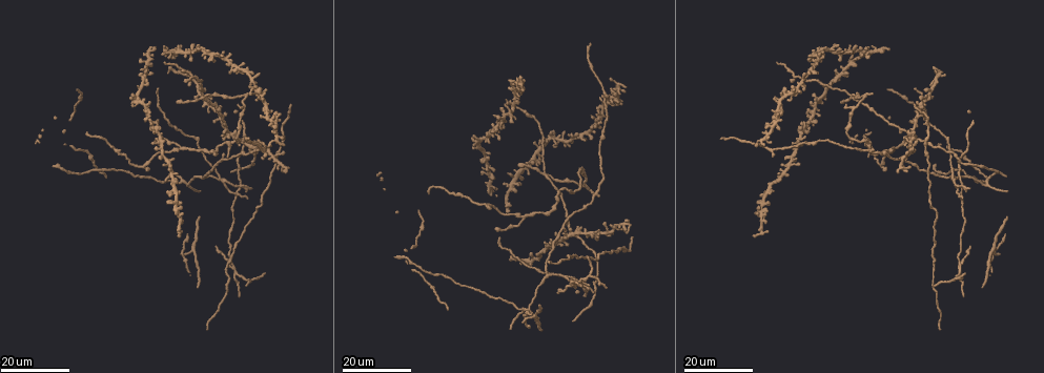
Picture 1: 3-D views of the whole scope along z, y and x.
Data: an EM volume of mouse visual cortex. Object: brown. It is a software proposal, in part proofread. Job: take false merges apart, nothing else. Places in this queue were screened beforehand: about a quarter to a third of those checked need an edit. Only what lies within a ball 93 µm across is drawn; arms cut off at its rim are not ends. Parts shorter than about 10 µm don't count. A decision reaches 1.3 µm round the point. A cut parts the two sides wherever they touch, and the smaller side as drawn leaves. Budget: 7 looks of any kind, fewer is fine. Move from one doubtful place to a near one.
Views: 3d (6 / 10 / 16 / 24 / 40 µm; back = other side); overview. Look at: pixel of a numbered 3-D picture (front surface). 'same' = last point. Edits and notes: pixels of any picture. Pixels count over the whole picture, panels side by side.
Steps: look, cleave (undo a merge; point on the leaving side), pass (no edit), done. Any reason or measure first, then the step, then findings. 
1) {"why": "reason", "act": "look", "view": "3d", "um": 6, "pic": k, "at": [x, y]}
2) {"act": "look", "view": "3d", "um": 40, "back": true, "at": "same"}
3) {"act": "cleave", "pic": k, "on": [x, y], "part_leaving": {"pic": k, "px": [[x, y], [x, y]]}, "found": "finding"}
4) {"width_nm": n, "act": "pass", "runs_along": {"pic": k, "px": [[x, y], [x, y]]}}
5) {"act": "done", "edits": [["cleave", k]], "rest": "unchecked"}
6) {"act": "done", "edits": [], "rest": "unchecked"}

{"why": "branch point", "act": "look", "view": "3d", "um": 24, "pic": 1, "at": [219, 178]}

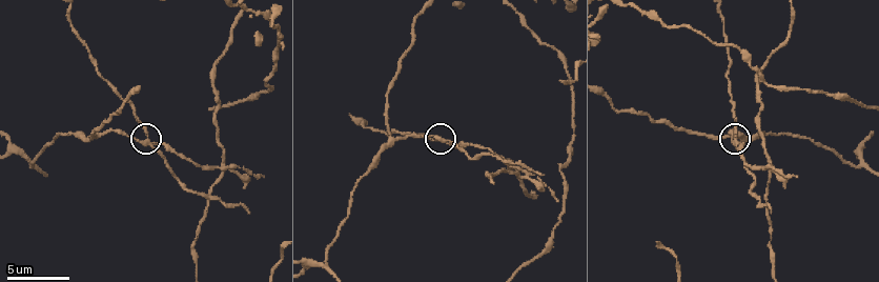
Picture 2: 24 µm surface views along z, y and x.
{"why": "zoom in", "act": "look", "view": "3d", "um": 10, "pic": 2, "at": [147, 144]}

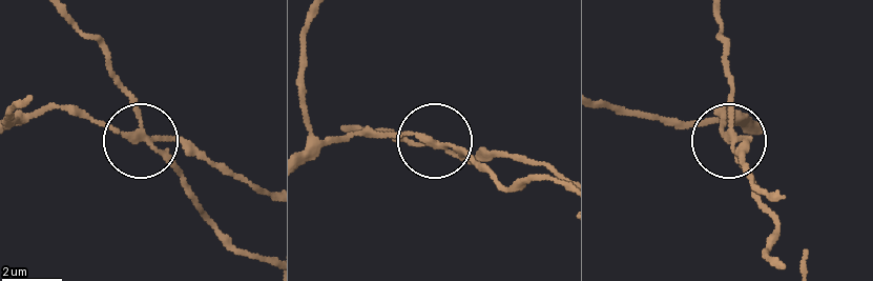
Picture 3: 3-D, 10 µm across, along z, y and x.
{"arms": 3, "act": "cleave", "pic": 3, "on": [125, 87], "found": "a second neuron is stuck on"}

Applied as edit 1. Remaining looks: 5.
{"why": "sudden change in width", "act": "look", "view": "3d", "um": 24, "pic": 1, "at": [959, 244]}

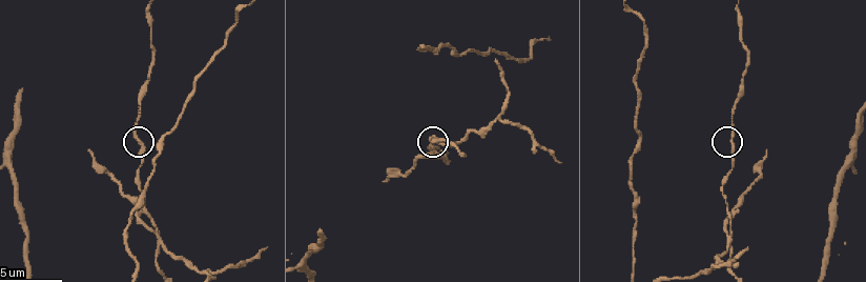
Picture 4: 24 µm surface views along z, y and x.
{"why": "zoom in", "act": "look", "view": "3d", "um": 6, "pic": 4, "at": [734, 134]}

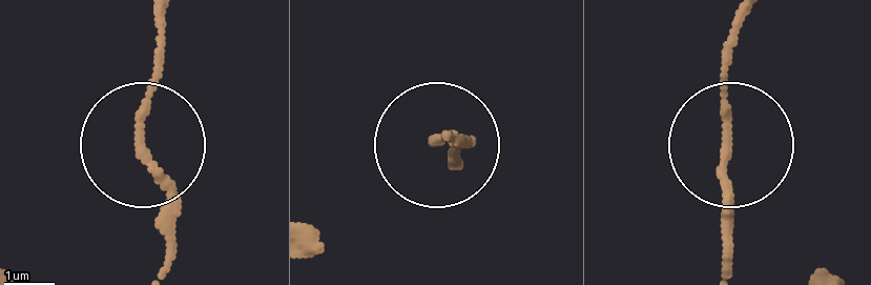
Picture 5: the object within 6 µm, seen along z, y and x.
{"act": "pass", "runs_along": {"pic": 5, "px": [[164, 16], [140, 141], [164, 204], [164, 267]]}, "found": "all the same neuron"}

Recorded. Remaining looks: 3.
{"why": "four-way junction", "act": "look", "view": "3d", "um": 16, "pic": 2, "at": [518, 173]}

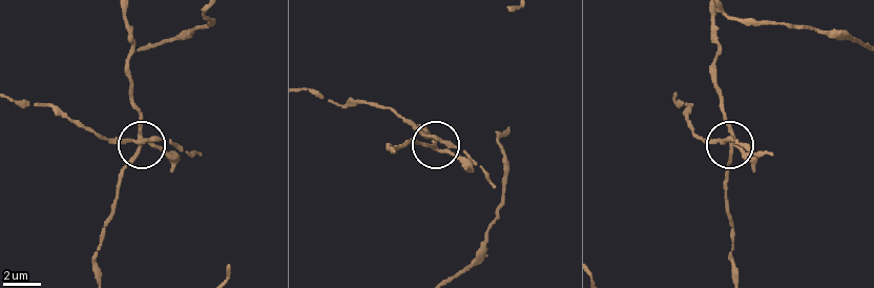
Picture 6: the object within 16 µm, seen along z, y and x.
{"act": "pass", "runs_along": {"pic": 6, "px": [[14, 98], [56, 106], [103, 136], [139, 142], [119, 179]]}, "found": "all the same neuron"}

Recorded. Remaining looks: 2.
{"why": "four or more arms meet", "act": "look", "view": "3d", "um": 24, "pic": 1, "at": [231, 137]}

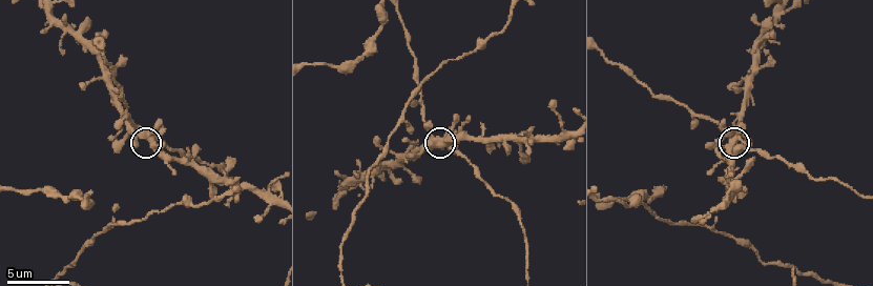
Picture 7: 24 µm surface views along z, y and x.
{"act": "look", "view": "3d", "um": 10, "pic": 7, "at": [445, 139]}

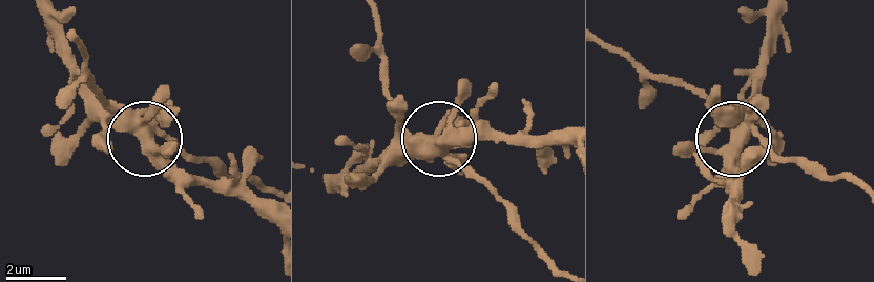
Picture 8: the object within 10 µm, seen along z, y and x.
{"side_arm_um": 81, "act": "pass", "found": "continuous, no second neuron"}

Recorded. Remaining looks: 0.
{"act": "done", "edits": [["cleave", 3]], "rest": "unchecked"}

